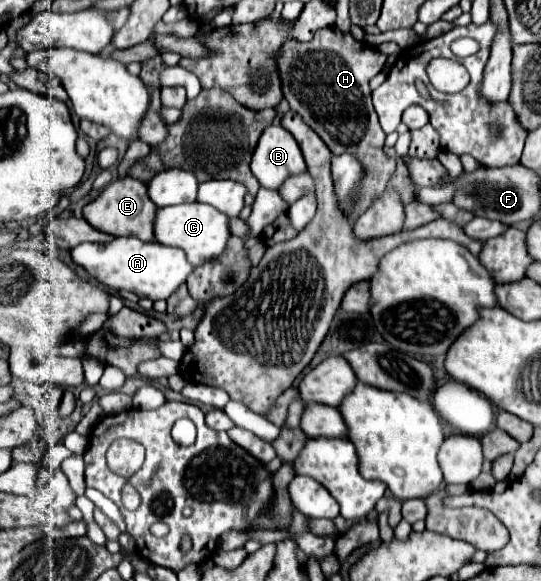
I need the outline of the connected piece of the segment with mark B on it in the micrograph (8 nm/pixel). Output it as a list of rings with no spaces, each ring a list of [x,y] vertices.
[[[269,125],[259,137],[251,171],[265,189],[279,189],[287,177],[303,173],[307,167],[293,135],[281,125]]]

